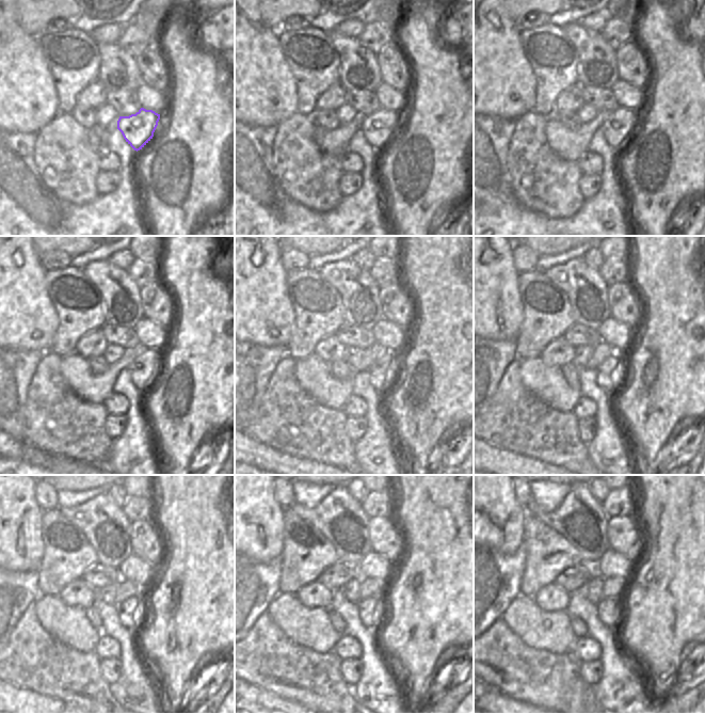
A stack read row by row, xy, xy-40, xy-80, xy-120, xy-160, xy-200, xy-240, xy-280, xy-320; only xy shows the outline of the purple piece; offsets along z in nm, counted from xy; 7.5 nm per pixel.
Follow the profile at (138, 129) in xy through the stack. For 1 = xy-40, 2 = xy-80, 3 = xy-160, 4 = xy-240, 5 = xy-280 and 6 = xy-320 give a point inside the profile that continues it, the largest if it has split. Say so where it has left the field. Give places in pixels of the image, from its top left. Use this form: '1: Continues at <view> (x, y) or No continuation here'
1: Continues at xy-40 (379, 128)
2: Continues at xy-80 (620, 126)
3: Continues at xy-160 (383, 370)
4: Continues at xy-240 (126, 609)
5: Continues at xy-280 (366, 606)
6: Continues at xy-320 (606, 606)

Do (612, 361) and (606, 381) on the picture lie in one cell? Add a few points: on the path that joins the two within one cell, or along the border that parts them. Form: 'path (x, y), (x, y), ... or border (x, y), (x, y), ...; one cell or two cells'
path (607, 366), (606, 376); one cell

